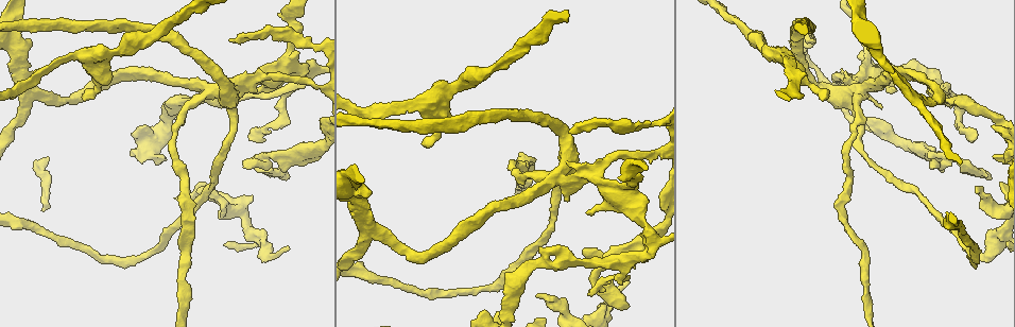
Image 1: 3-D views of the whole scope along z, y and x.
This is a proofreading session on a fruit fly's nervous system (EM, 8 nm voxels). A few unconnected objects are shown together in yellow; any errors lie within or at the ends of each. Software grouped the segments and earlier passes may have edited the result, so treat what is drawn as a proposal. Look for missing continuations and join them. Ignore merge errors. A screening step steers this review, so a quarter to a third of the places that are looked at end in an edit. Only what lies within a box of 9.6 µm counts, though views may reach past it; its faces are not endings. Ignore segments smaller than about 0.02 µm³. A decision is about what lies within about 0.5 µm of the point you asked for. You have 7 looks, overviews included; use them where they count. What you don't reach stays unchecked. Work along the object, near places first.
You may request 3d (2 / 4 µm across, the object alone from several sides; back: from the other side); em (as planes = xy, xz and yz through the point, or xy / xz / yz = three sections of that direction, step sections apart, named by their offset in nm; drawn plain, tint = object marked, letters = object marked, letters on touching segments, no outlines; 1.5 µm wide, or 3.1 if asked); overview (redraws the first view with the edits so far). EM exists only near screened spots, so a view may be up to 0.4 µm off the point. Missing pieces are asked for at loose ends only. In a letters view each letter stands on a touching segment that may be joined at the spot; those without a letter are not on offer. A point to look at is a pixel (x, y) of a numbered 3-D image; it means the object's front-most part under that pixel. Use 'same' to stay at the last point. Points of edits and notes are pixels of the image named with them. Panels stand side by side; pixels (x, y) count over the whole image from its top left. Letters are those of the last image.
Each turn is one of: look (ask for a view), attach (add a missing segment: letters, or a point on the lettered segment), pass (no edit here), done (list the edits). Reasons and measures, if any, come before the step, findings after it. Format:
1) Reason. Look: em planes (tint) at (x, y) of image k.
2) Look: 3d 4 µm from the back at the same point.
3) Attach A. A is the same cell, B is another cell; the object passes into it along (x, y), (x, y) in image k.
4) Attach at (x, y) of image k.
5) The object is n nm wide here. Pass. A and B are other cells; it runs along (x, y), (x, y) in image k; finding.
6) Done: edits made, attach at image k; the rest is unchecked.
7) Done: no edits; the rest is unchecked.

Branch stops here. Look: 3d 4 µm at (826, 95) of image 1.

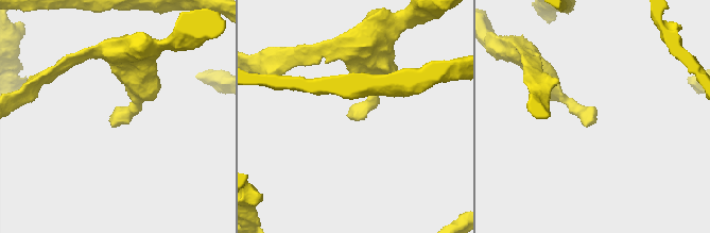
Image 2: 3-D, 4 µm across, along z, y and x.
Shape alone is not enough. Look: em yz step 4 (plain) at (589, 120) of image 2.

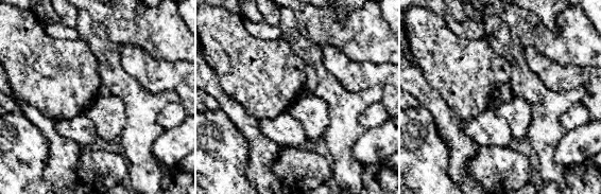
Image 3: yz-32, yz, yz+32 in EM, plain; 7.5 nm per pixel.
See the neighbours. Look: em yz step 4 (letters) at the same point.

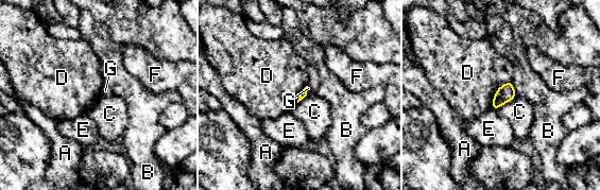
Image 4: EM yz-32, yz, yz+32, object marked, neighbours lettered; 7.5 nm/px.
Pass. A, B, C, D, E, F and G are other cells; a border runs along (516, 96), (496, 109) in image 4; none of them fits.

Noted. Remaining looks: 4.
Branch stops here. Look: 3d 4 µm at (591, 293) of image 1.

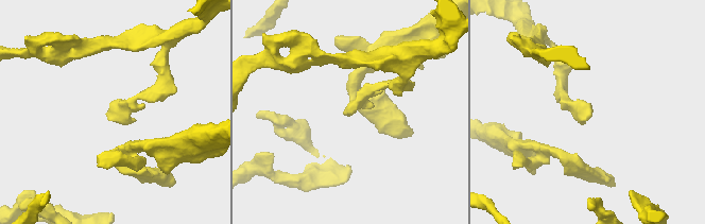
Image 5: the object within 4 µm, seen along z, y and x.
Look: em planes (letters) at (107, 117) of image 5.

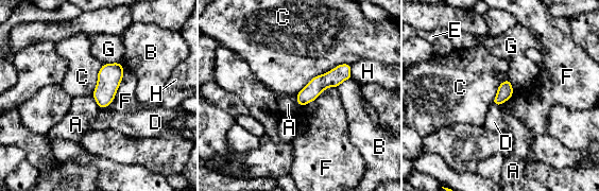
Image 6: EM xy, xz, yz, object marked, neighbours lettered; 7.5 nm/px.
The object is 120 nm wide here. Pass. A, B, C, D, E, F, G and H are other cells; a border runs along (91, 96), (100, 107) in image 6; no lettered segment goes on from it.

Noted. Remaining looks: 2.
Branch stops here. Look: em xy step 4 (letters) at (580, 187) of image 1.

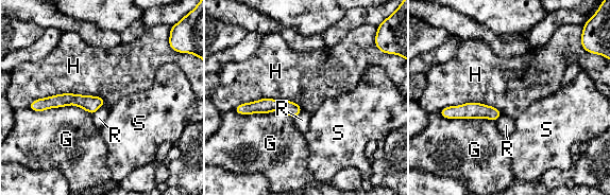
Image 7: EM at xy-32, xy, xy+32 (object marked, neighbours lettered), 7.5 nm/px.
Look: em planes (letters) at the same point.

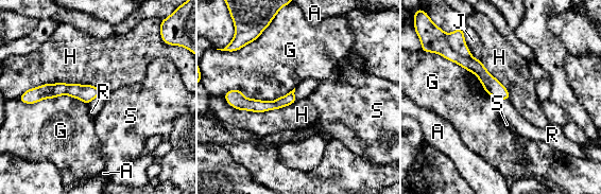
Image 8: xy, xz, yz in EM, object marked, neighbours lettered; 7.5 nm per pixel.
Pass. A, G, H, J, R and S are other cells; a border runs along (101, 90), (45, 83), (21, 95) in image 8; none of them fits.

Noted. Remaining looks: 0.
Done: no edits; the rest is unchecked.

